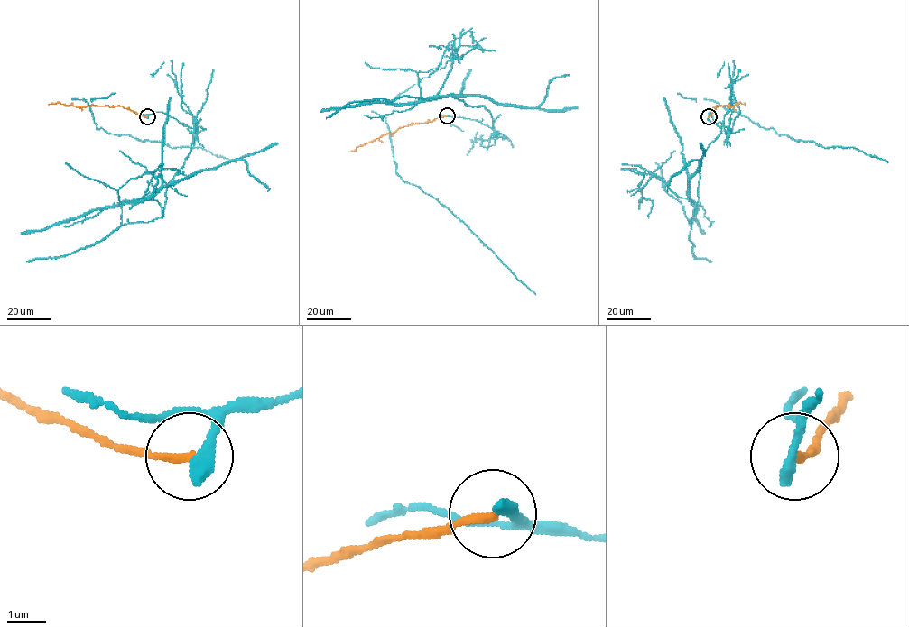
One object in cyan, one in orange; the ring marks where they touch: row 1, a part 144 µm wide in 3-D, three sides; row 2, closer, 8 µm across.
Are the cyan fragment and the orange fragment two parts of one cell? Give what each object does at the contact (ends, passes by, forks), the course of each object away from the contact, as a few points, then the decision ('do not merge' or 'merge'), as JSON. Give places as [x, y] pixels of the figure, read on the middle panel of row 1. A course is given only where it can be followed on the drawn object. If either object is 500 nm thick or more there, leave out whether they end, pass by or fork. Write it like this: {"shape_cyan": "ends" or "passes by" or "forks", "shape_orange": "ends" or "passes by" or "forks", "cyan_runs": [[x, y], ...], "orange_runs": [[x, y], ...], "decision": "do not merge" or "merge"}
{"shape_cyan": "ends", "shape_orange": "ends", "cyan_runs": [[447, 115], [494, 128], [421, 96], [469, 30], [487, 50], [455, 49], [438, 96], [537, 107], [568, 74]], "orange_runs": [[447, 115], [399, 127], [347, 152]], "decision": "do not merge"}

